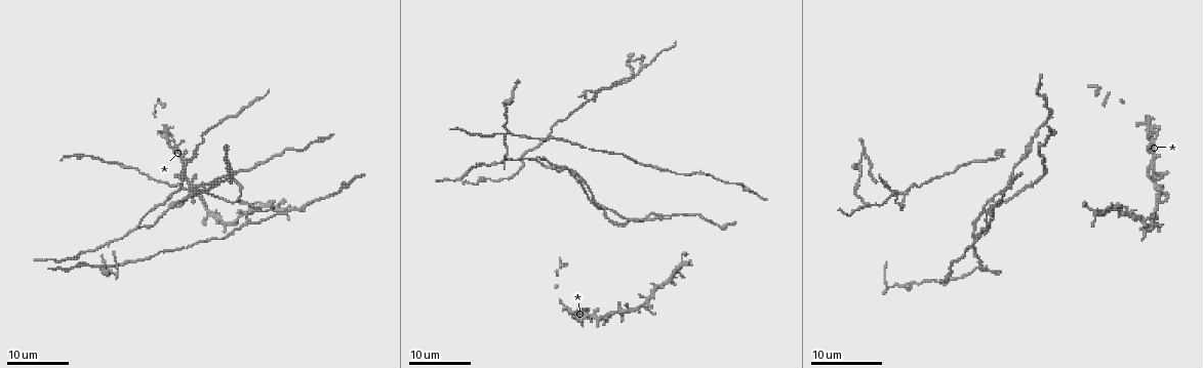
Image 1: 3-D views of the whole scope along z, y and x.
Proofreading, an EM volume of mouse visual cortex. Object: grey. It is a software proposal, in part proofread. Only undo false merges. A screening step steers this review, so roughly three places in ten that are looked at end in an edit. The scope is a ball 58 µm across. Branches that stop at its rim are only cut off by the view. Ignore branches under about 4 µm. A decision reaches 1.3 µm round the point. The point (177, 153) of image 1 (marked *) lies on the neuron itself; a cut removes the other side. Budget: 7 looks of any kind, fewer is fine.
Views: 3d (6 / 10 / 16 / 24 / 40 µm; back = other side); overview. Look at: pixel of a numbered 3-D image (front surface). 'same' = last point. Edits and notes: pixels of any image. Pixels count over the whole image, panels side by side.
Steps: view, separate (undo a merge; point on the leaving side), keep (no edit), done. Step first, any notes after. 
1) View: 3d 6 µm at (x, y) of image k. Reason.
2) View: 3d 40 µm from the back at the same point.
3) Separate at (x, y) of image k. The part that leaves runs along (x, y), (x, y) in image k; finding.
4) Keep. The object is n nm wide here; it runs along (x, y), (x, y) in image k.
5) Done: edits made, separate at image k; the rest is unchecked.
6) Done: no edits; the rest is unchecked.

View: 3d 16 µm at (1154, 183) of image 1. Four arms meet.

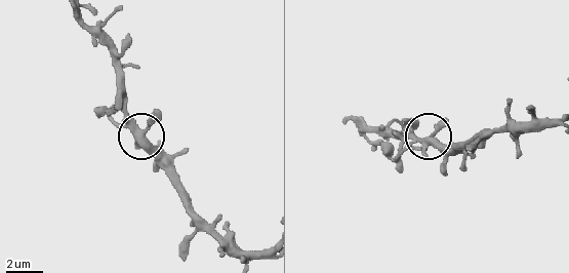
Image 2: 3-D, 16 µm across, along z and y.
View: 3d 10 µm at (143, 139) of image 2.

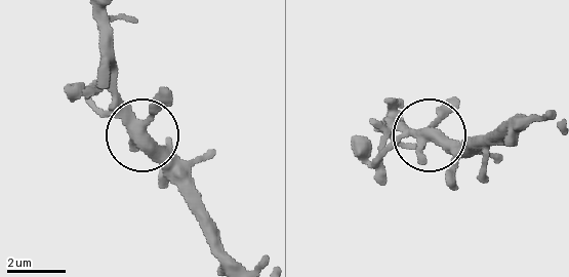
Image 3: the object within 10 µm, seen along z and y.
Keep. The object is 340 nm wide here; one neuron here.

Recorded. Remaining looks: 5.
View: 3d 24 µm at (1151, 223) of image 1. Calibre changes.

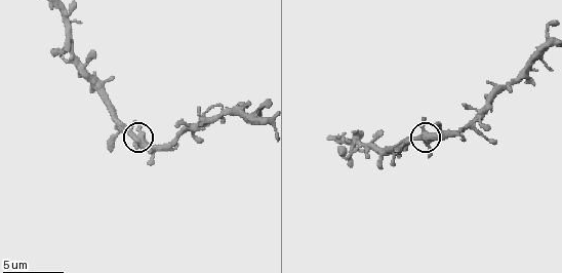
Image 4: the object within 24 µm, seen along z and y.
View: 3d 10 µm at (139, 138) of image 4.

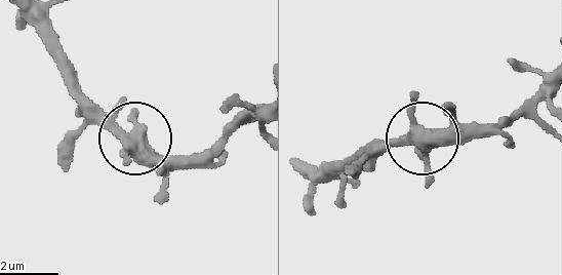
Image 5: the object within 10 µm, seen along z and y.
Keep. 5 arms meet here; it runs along (32, 14), (53, 59), (85, 95), (159, 152), (200, 159) in image 5; all the same neuron.

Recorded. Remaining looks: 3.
View: 3d 16 µm at (631, 160) of image 1. Sudden change in width.

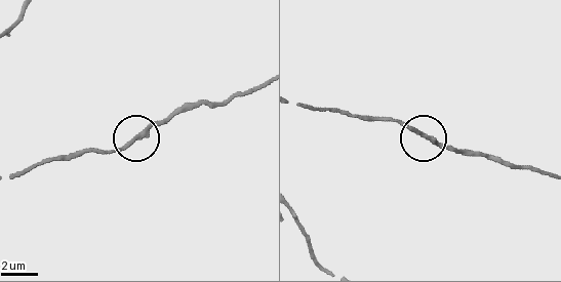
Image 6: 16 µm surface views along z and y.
View: 3d 10 µm at (141, 136) of image 6.

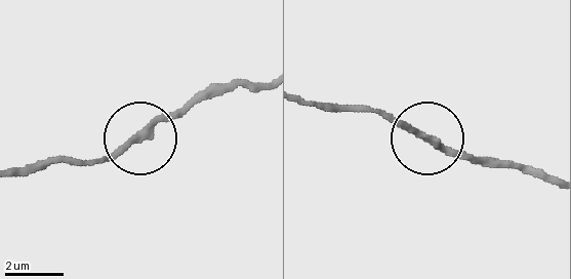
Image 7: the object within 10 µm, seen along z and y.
Keep. One neuron here.

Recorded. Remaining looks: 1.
Done: no edits; the rest is unchecked.

